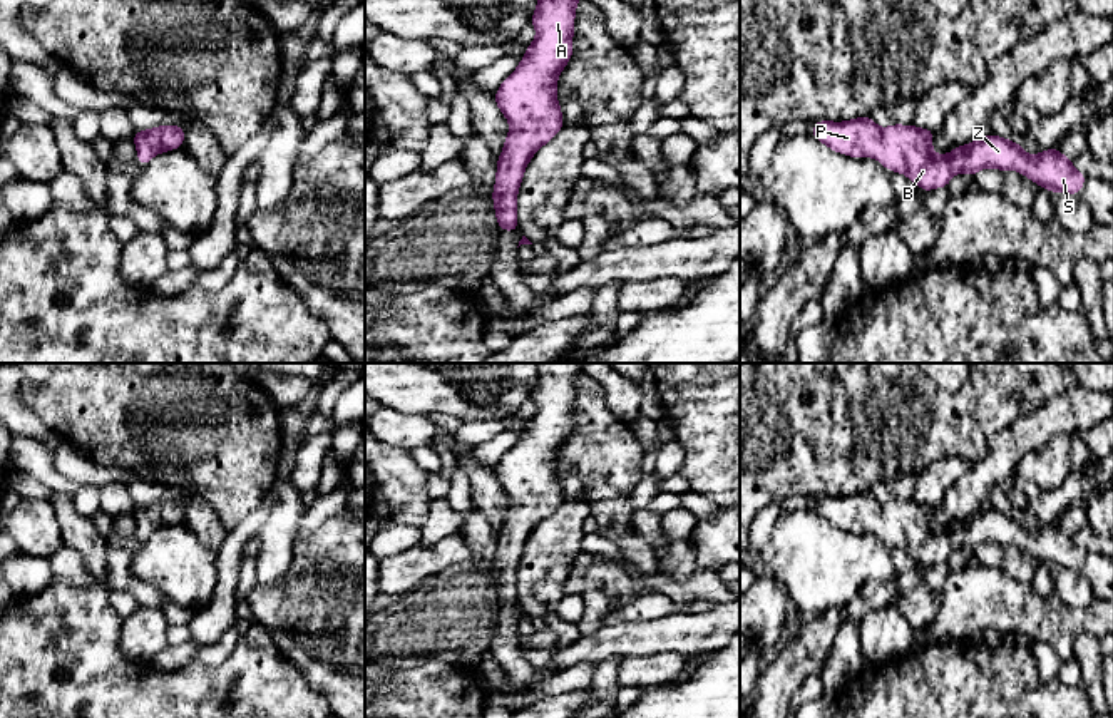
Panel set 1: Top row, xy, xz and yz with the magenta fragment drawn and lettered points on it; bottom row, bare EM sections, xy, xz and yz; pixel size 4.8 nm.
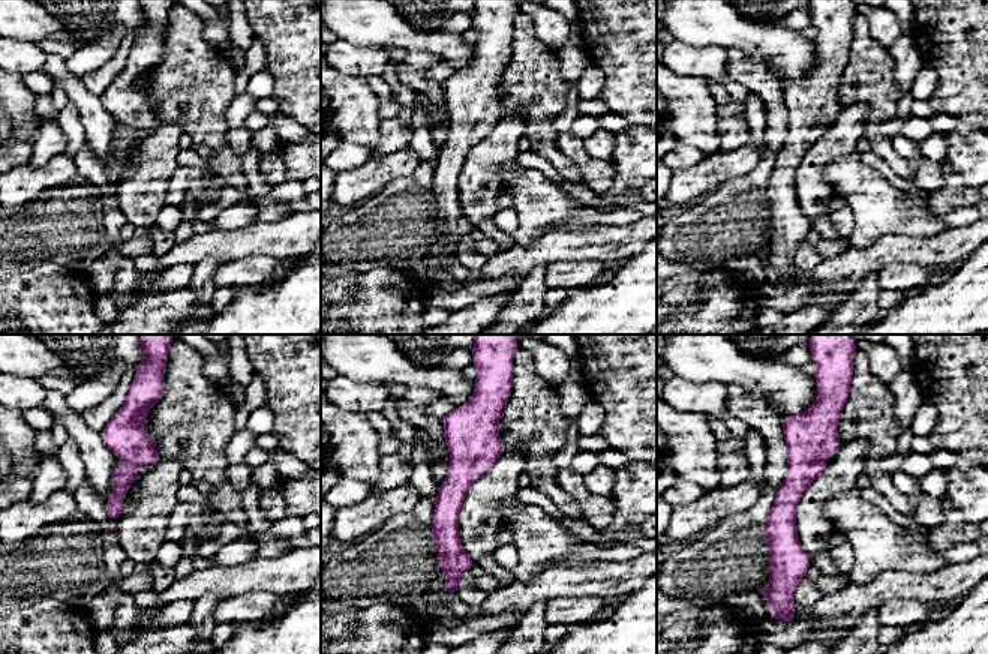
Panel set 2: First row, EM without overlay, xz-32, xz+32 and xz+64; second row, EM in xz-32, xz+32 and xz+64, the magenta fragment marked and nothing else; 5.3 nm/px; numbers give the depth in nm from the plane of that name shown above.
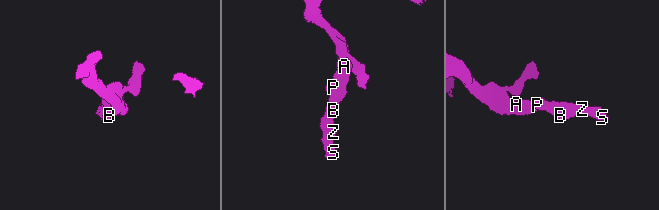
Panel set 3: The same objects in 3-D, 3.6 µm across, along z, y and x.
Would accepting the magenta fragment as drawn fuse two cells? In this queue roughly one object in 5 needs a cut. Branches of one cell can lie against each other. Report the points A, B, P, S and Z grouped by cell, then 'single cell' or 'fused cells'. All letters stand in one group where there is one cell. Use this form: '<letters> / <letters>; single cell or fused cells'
A B P S Z; single cell

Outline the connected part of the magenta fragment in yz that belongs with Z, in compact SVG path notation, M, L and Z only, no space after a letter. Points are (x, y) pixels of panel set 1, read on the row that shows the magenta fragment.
M870 115L845 122L815 121L815 127L808 134L835 152L879 159L885 169L905 174L926 192L947 187L957 172L974 177L984 167L1003 172L1014 169L1039 187L1076 196L1086 181L1086 176L1078 172L1071 159L1063 156L1058 147L1028 156L1019 142L996 134L982 136L941 156L932 152L934 131L900 124L882 131Z

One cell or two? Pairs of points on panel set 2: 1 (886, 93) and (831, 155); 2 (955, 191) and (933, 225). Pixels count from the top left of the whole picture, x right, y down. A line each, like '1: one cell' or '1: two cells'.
1: two cells
2: two cells

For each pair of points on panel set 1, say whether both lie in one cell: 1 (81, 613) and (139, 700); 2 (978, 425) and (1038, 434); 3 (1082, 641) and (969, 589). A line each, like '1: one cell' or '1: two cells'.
1: one cell
2: two cells
3: two cells

